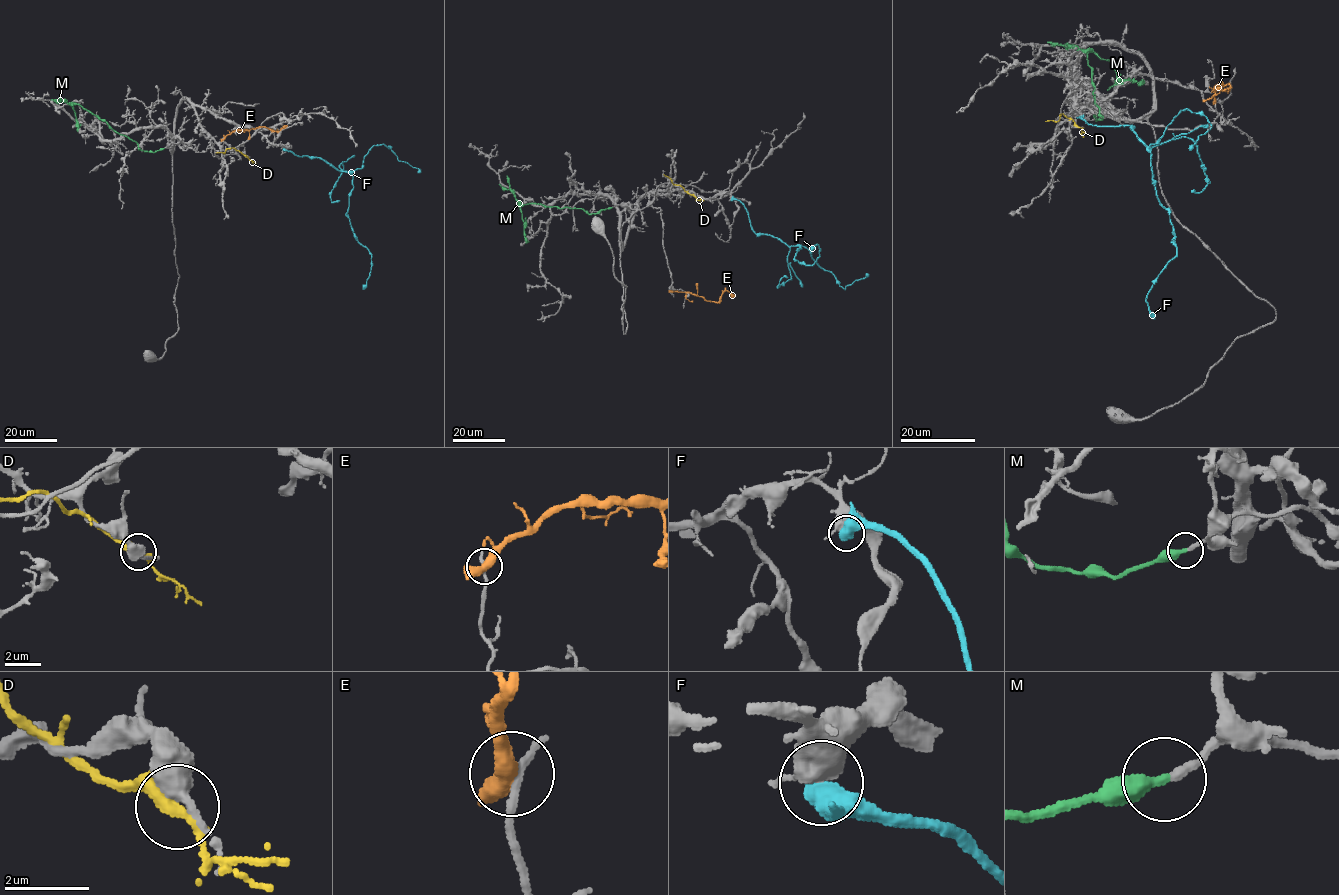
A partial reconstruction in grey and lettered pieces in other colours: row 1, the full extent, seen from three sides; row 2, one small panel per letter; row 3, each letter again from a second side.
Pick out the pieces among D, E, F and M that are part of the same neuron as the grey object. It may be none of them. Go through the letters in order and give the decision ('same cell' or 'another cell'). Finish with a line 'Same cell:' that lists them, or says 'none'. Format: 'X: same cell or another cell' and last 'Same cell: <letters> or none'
D: another cell
E: another cell
F: another cell
M: same cell
Same cell: M

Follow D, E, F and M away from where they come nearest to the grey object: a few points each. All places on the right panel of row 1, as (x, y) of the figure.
D: (1077, 126), (1062, 114), (1057, 121), (1045, 121)
E: (1215, 101), (1215, 88), (1229, 83), (1229, 85), (1214, 89), (1221, 81)
F: (1083, 115), (1090, 124), (1131, 127), (1151, 153), (1152, 181), (1170, 216), (1177, 255), (1147, 295), (1154, 318)
M: (1093, 114), (1097, 120), (1102, 118), (1095, 104), (1089, 51), (1107, 59), (1121, 79), (1142, 79)

